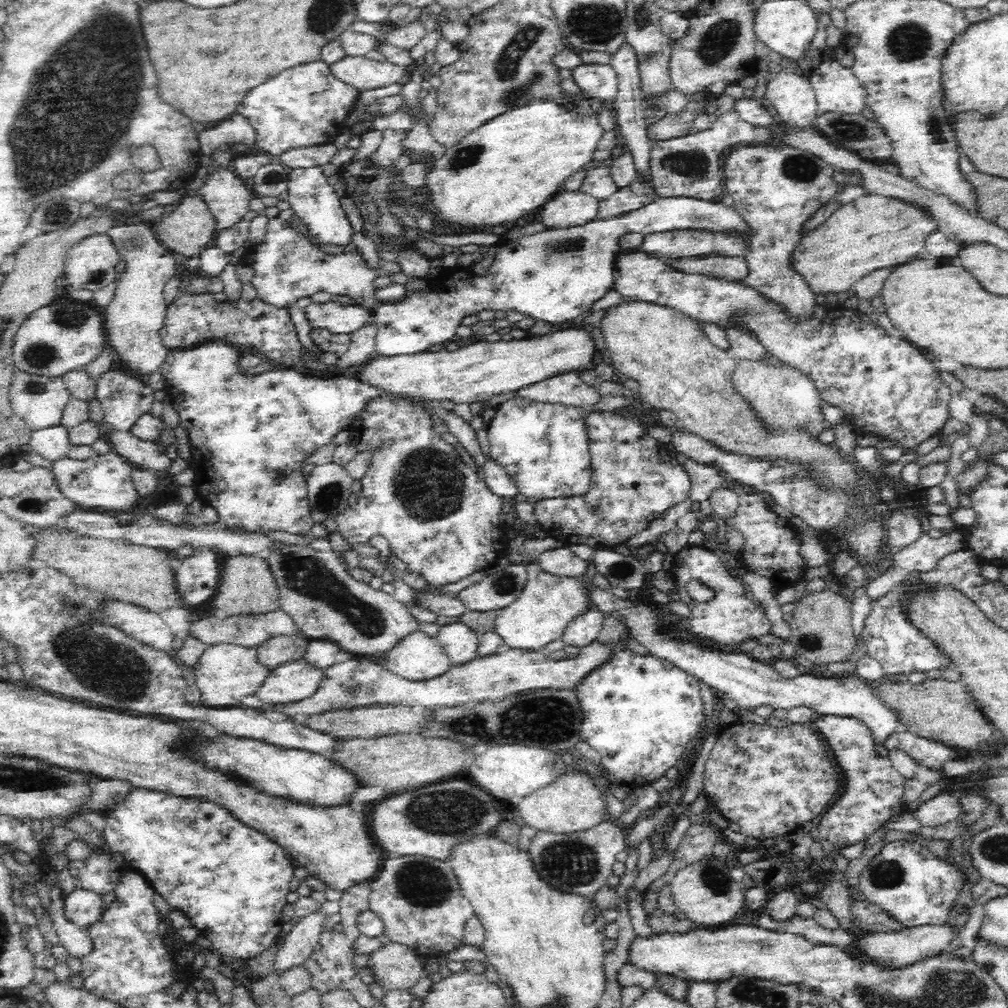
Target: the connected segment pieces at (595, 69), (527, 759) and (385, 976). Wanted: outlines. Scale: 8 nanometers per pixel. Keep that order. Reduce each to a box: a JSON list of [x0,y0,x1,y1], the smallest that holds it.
[[571,64,618,99],[467,743,566,802],[367,942,425,991]]

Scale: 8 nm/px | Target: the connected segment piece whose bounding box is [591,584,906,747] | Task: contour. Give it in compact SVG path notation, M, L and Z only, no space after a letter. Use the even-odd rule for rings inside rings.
M591 584L592 607L598 608L605 615L614 613L616 617L626 621L627 635L632 635L640 644L645 646L650 655L665 659L684 673L695 677L720 694L728 694L729 698L737 703L743 712L756 711L760 706L772 706L776 710L787 712L799 707L806 707L819 715L856 718L861 720L871 730L874 745L880 746L888 736L896 732L906 732L905 728L897 721L896 713L884 707L880 698L876 698L871 684L859 679L857 676L845 675L844 677L820 677L808 671L792 679L784 679L772 666L772 663L760 662L742 651L708 650L694 642L670 637L663 634L660 628L662 615L652 606L634 603L629 599L617 597L611 589L600 589Z

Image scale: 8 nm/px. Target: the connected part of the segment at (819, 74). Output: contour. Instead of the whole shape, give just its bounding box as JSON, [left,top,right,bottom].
[810,51,866,116]

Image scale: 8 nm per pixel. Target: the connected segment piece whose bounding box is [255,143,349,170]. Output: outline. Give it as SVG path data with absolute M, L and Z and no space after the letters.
M334 143L314 145L288 150L277 157L267 153L258 154L255 159L259 166L266 167L268 164L282 164L288 170L320 167L328 162L338 163L347 158L349 154L346 148L338 148Z

